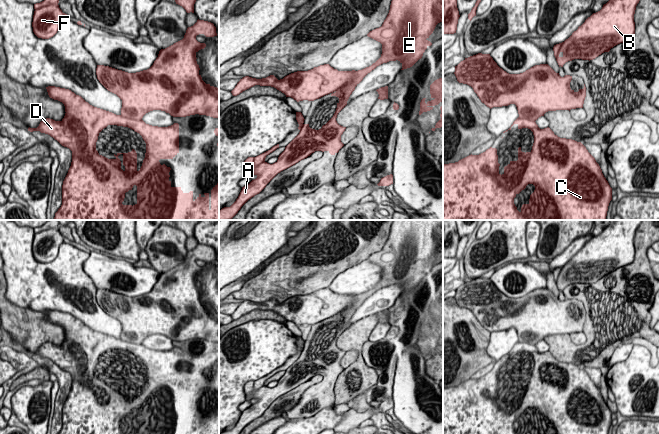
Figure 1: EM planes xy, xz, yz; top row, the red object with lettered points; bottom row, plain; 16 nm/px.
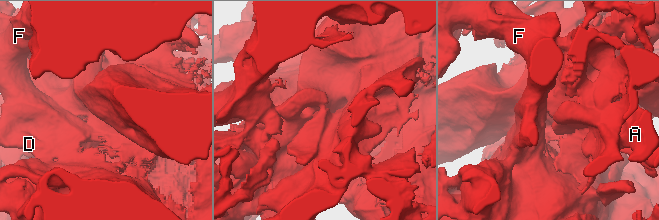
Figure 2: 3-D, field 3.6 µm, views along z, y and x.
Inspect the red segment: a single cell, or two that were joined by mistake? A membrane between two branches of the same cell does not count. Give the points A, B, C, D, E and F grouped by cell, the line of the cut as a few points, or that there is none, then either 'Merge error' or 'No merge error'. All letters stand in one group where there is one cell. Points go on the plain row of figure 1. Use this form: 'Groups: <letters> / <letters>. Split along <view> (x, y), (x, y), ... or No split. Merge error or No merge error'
Groups: A B E / C D F. Split along xz (356, 295), (354, 297), (355, 301), (336, 315). Merge error

